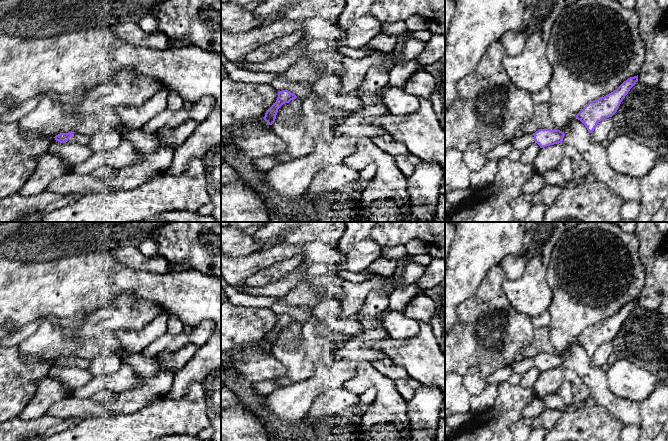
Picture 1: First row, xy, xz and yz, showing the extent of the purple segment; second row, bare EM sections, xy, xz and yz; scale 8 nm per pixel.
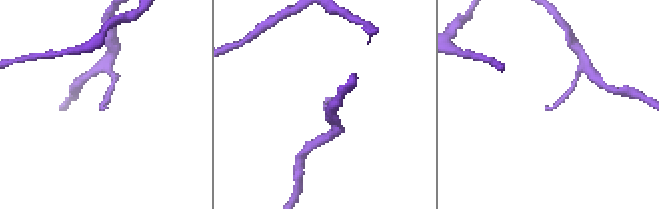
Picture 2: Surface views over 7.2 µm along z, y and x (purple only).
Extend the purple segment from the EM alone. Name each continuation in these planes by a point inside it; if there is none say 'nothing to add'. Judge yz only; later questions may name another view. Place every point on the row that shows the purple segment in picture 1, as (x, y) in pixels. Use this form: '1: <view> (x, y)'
1: yz (521, 143)

